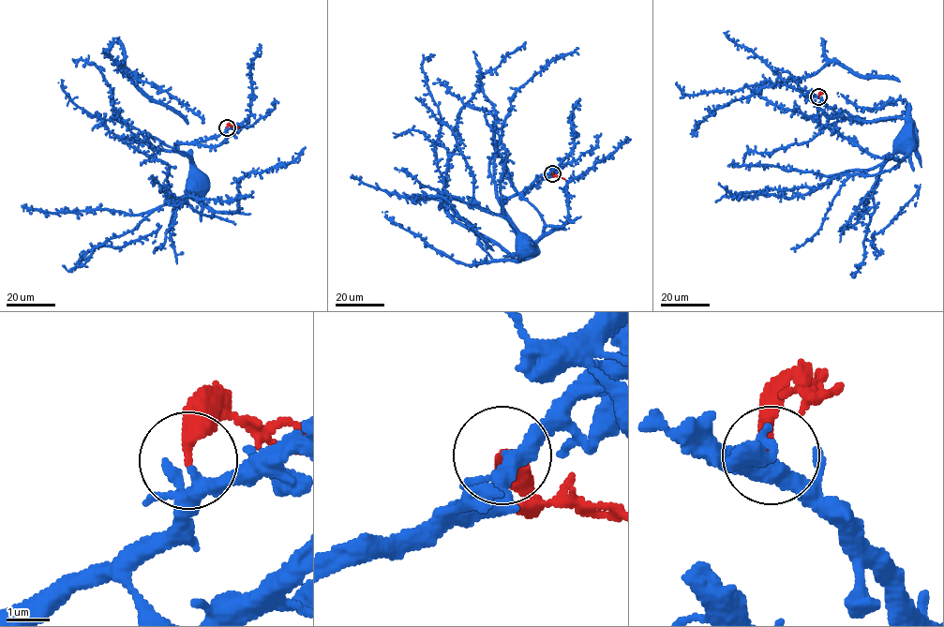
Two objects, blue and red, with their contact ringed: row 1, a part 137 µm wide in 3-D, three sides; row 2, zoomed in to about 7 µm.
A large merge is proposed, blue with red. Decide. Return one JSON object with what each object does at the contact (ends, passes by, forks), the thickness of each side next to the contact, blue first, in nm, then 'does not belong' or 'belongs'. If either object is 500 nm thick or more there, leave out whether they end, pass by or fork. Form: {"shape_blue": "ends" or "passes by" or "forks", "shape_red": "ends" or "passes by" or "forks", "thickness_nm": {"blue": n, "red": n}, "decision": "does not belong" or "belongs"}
{"shape_blue": "forks", "shape_red": "ends", "thickness_nm": {"blue": 240, "red": 320}, "decision": "does not belong"}

